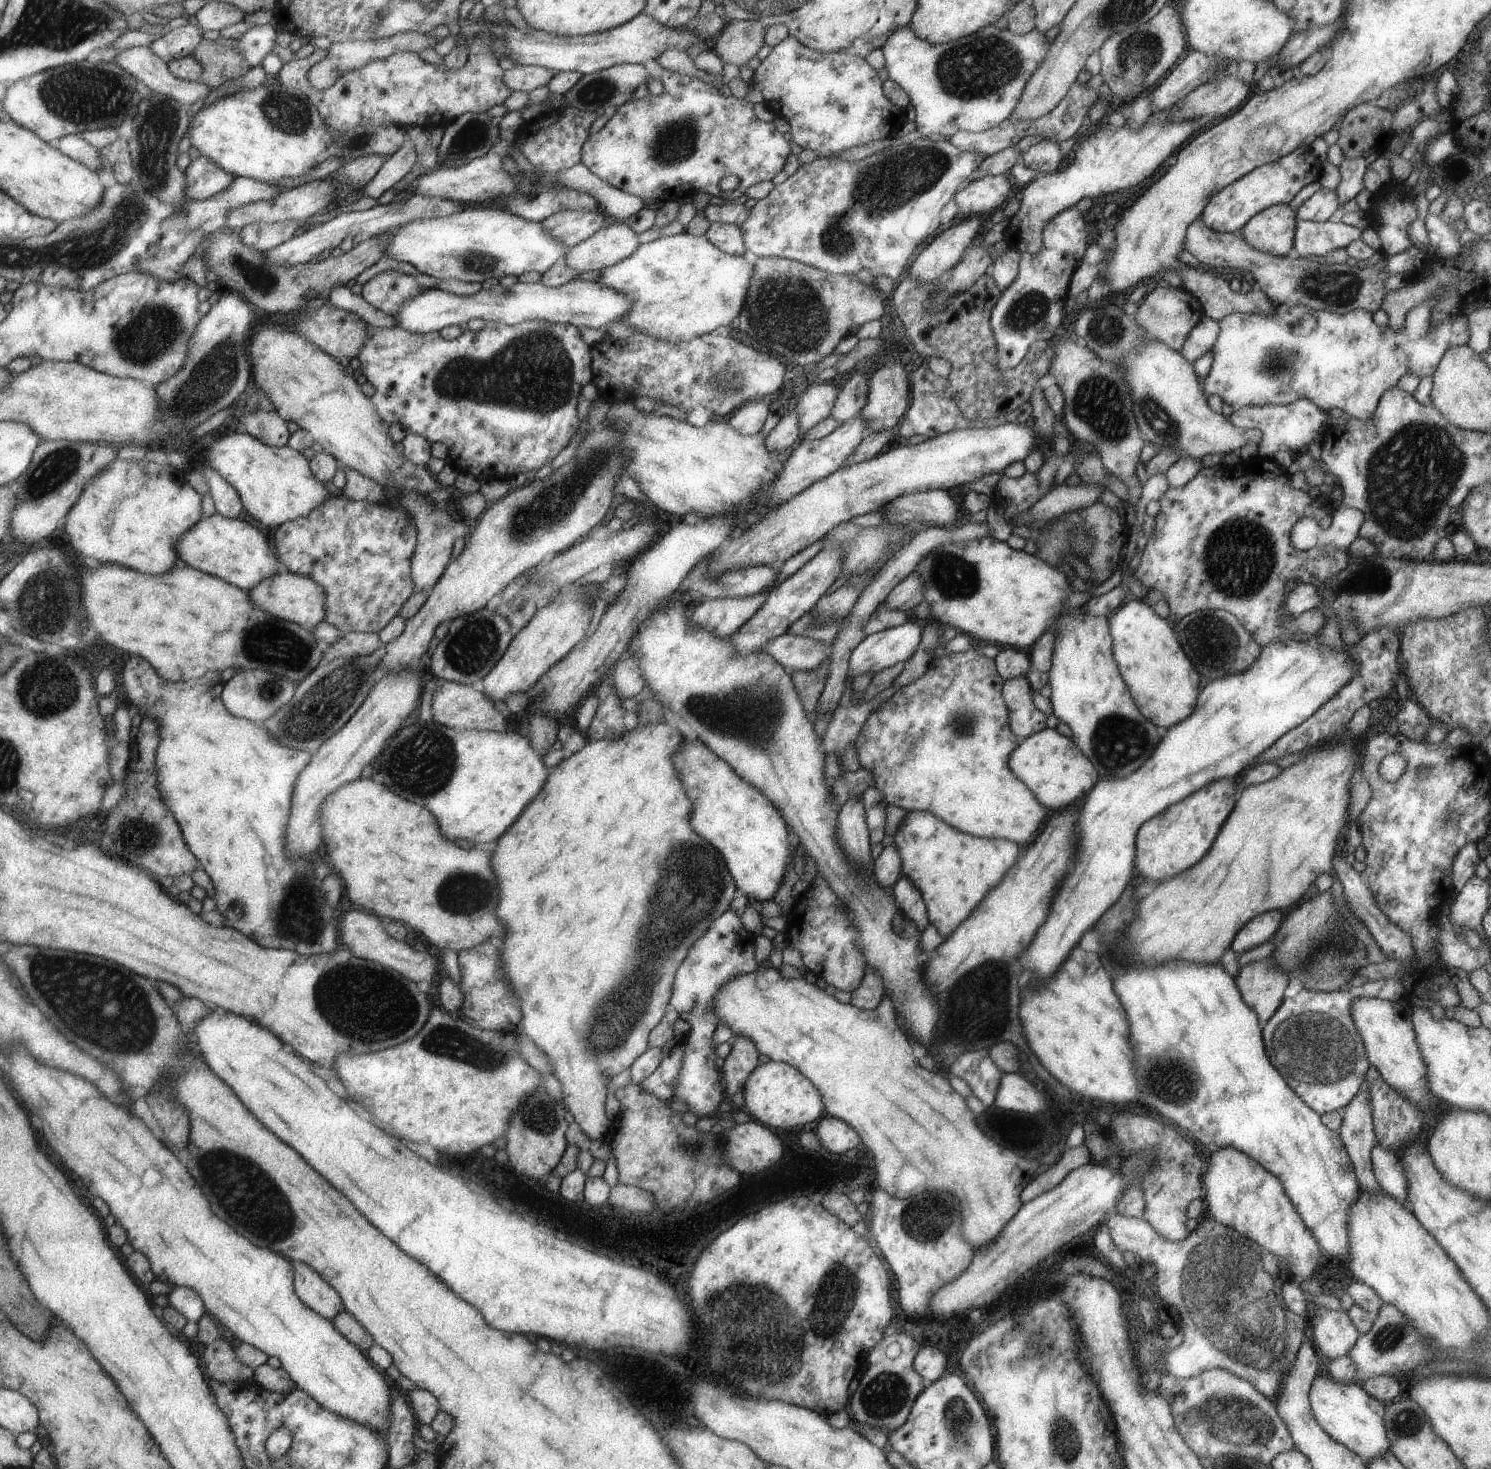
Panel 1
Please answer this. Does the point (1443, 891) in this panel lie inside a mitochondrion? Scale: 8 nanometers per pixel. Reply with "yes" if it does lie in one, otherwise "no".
no

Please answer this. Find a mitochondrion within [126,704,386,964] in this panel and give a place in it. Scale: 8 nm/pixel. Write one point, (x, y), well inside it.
(296, 917)

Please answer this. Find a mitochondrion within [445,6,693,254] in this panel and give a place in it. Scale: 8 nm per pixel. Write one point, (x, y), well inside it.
(596, 91)

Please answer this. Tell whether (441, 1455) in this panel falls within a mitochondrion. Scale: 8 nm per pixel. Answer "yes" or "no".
no

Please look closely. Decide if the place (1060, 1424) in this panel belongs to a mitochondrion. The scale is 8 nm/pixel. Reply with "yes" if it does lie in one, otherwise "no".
yes

